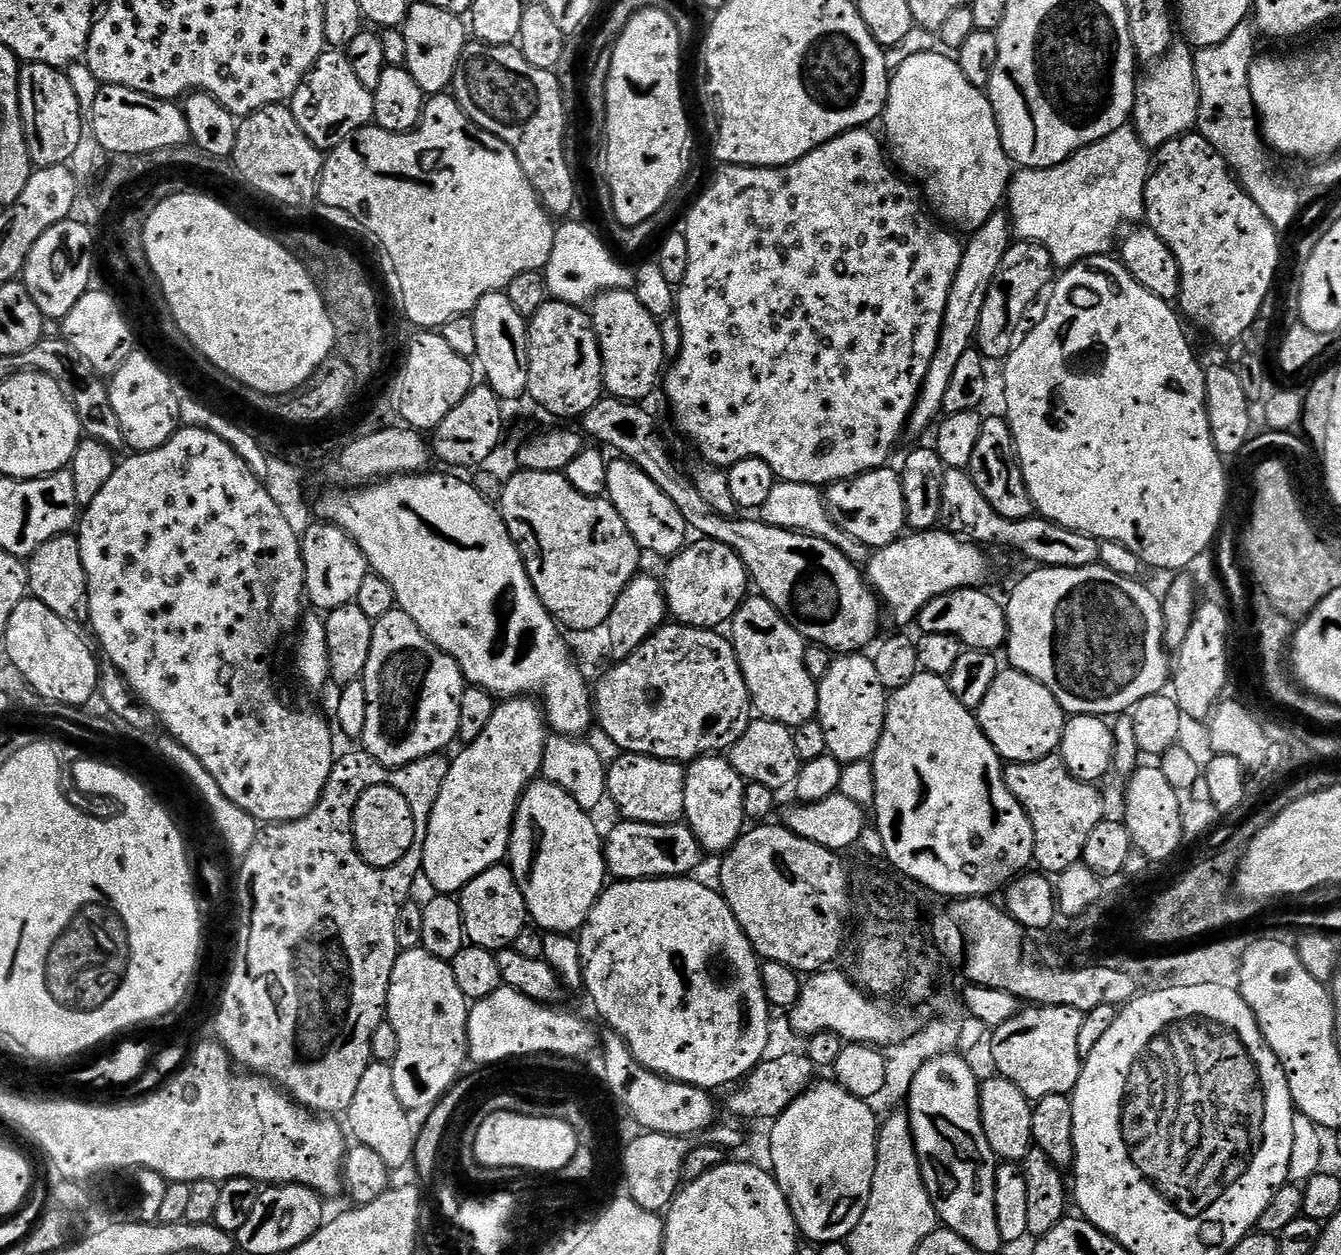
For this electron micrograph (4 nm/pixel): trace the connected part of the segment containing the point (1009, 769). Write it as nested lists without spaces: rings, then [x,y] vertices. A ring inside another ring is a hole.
[[[1056,754],[1025,764],[1009,763],[1004,769],[1004,781],[1032,823],[1036,851],[1034,860],[1037,865],[1040,863],[1039,871],[1059,874],[1081,863],[1086,838],[1090,838],[1094,826],[1098,826],[1106,816],[1099,787],[1083,784],[1074,778]]]

